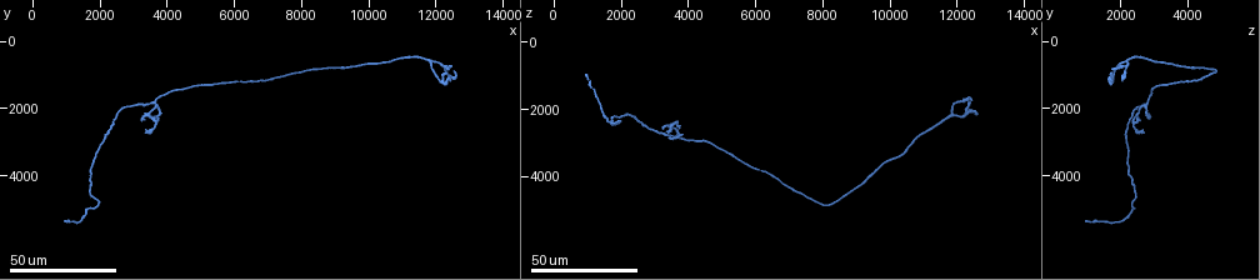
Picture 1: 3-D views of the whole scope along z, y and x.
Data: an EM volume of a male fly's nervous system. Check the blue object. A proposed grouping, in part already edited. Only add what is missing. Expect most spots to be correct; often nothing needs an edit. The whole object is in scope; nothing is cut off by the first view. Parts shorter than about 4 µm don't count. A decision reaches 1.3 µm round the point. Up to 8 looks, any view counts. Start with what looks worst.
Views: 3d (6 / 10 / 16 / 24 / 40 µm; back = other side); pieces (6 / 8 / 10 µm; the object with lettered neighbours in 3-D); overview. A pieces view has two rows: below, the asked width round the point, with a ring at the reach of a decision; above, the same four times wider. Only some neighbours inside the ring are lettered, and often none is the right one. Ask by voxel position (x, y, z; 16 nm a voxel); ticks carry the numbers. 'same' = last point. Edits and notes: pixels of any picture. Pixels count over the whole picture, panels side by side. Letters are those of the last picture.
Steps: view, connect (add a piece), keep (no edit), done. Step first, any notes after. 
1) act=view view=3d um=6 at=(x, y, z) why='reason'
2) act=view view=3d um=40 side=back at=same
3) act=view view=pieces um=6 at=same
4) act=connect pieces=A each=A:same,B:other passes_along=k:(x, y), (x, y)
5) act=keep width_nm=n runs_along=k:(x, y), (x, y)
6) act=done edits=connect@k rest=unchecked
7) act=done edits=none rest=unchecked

act=view view=3d um=40 at=(12400, 1200, 1700) why='end of a long branch'

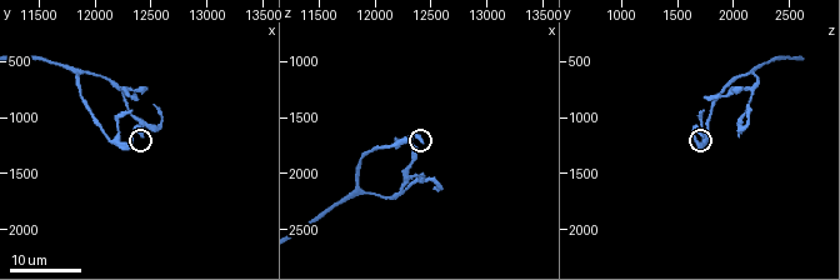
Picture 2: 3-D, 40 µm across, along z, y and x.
act=view view=3d um=10 at=(12440, 1160, 1700)

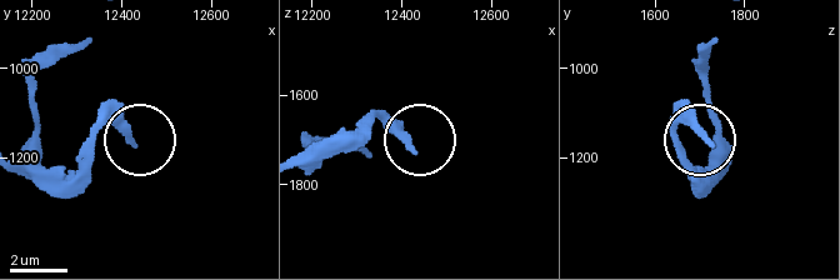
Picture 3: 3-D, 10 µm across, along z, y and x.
act=view view=pieces um=10 at=(12420, 1160, 1720) why='what lies round it'

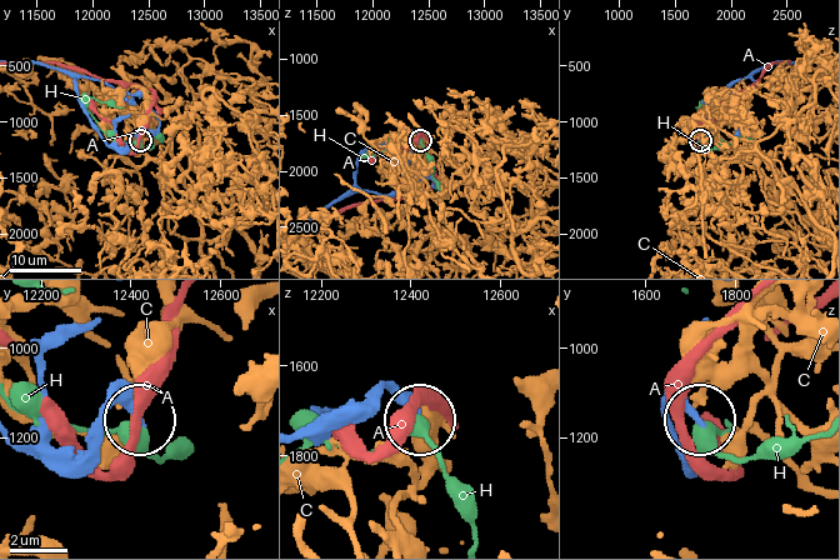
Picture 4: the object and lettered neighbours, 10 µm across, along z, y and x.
act=keep each=A:other,C:other,H:other found='no lettered piece goes on from it'

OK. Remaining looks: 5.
act=view view=3d um=40 at=(1000, 5400, 1000) why='long arm stops here'

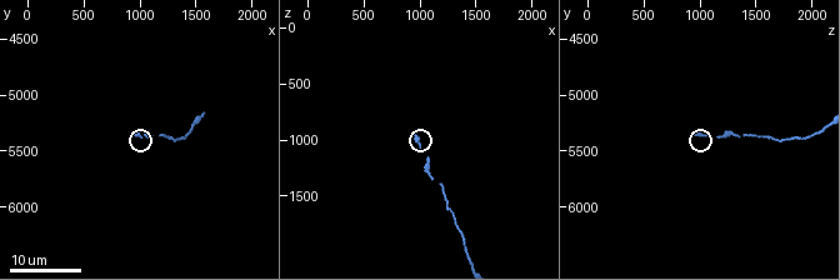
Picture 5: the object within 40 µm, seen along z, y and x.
act=view view=pieces um=8 at=(960, 5360, 940)

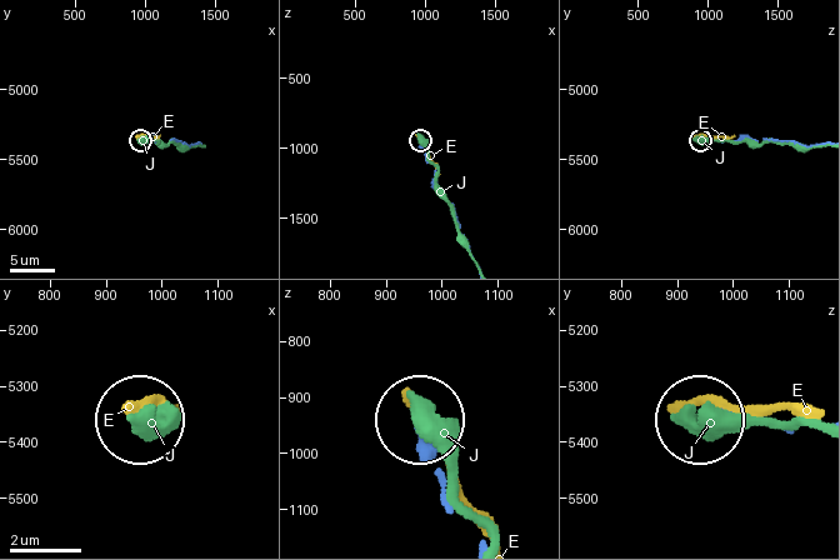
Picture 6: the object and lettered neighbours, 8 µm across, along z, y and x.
act=keep each=E:other,J:other found='none of them fits'

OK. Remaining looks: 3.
act=view view=3d um=24 at=(12420, 1180, 2060) why='free end'

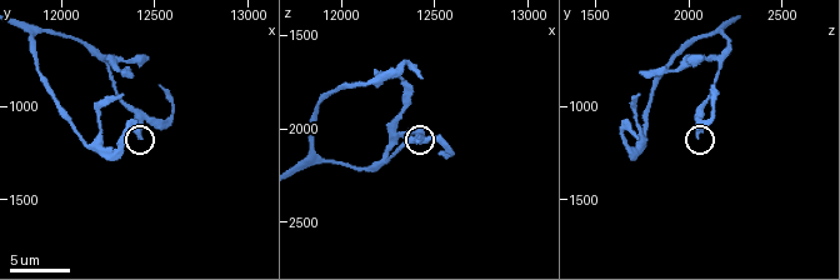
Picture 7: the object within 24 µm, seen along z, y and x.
act=view view=pieces um=10 at=(12400, 1160, 2060) why='see the neighbours'

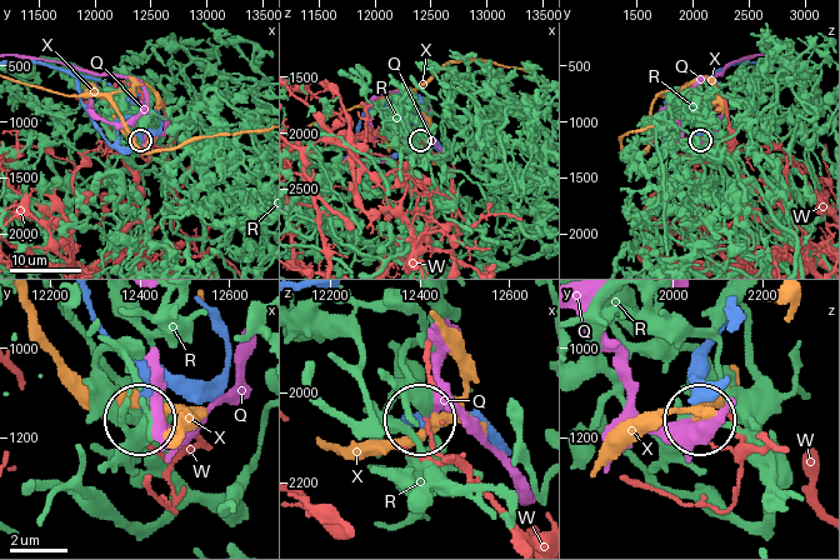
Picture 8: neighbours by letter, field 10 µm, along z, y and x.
act=keep width_nm=250 each=Q:other,R:other,W:other,X:other found='none of them fits'

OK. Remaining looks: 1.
act=view view=pieces um=8 at=(12340, 820, 1740) why='free end'

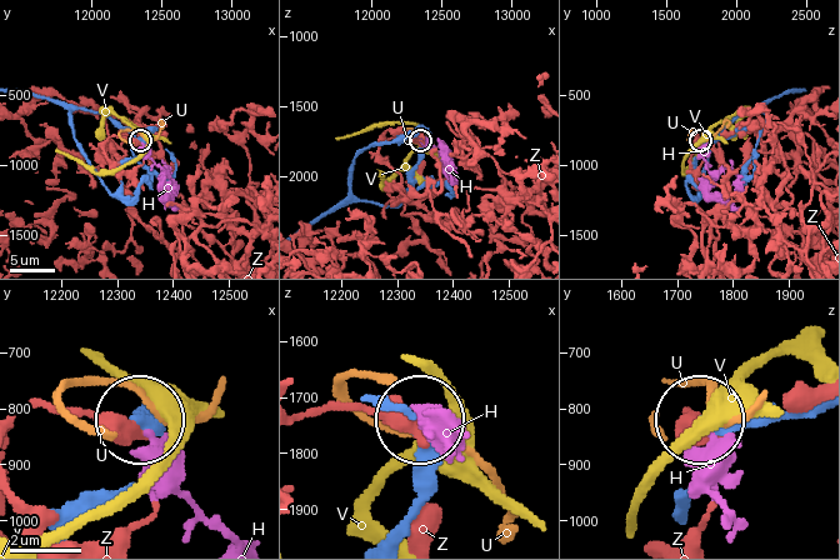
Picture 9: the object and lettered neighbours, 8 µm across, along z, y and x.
act=keep each=H:other,U:other,V:other,Z:other found='no lettered piece goes on from it'

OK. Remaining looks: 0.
act=done edits=none rest=unchecked

